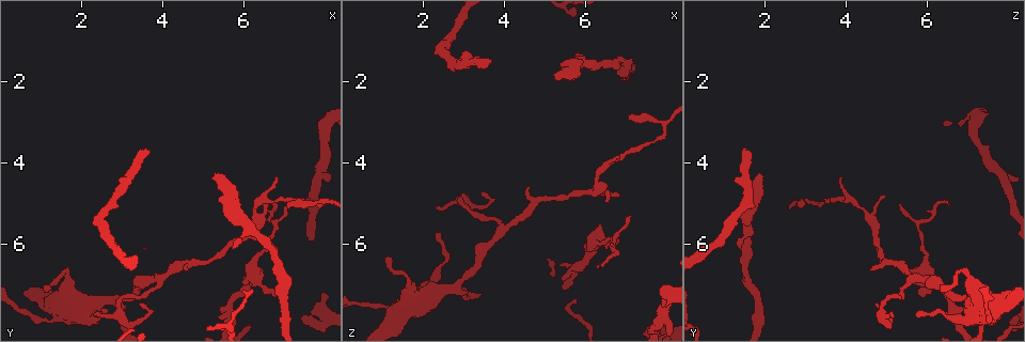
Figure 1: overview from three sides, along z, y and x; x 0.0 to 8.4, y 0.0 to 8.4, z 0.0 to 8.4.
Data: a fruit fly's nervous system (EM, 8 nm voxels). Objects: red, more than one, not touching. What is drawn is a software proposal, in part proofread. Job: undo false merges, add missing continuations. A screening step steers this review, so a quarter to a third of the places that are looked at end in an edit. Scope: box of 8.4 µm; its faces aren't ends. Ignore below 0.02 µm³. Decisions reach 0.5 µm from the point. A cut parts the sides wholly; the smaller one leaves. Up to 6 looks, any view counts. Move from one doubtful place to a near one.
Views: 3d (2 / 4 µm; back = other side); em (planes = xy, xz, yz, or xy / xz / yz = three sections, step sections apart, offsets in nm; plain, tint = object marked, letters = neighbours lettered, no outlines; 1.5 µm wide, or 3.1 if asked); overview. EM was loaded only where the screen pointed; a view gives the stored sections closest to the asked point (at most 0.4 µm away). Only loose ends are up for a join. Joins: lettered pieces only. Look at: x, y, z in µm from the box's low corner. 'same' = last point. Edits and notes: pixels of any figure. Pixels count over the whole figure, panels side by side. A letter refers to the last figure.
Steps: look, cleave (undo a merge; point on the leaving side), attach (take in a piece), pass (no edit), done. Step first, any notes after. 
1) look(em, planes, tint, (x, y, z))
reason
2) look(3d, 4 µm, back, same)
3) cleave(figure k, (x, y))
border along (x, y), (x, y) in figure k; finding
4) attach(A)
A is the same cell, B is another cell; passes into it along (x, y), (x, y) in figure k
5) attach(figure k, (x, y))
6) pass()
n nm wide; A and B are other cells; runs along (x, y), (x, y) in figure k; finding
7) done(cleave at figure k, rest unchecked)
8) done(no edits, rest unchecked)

look(em, planes, plain, (5.30, 4.40, 2.00))
an open end

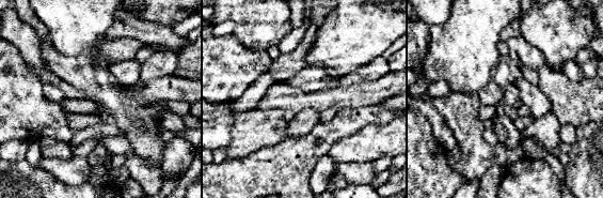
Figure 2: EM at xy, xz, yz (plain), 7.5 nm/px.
look(em, planes, letters, same)

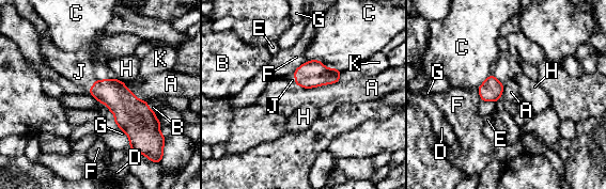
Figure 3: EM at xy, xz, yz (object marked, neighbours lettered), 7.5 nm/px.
attach(J)
170 nm wide; A touches over 300 nm; J is the same cell, A, B, C, D, E, F, G, H and K are other cells; the neuron continues

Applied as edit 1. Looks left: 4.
look(overview)
see it whole again

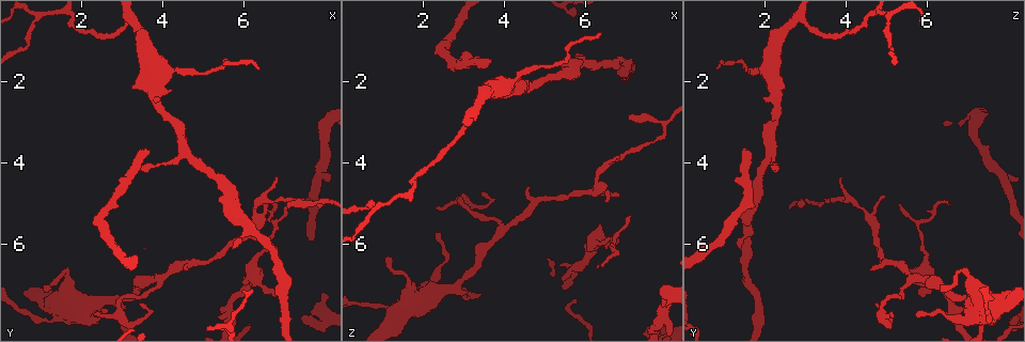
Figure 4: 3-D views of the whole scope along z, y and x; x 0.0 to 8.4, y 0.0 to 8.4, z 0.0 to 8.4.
look(em, yz, step 8, tint, (3.85, 2.05, 2.15))

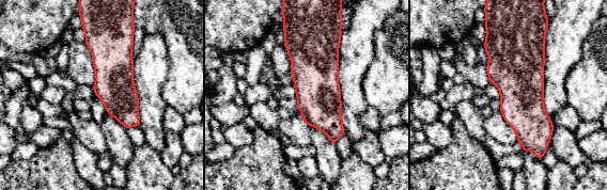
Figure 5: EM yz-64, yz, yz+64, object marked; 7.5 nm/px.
look(em, planes, letters, same)

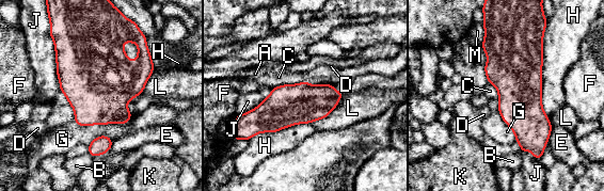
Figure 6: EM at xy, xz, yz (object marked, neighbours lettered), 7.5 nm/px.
pass()
A, B, C, D, E, F, G, H, J, K, L and M are other cells; border along (307, 81), (280, 84), (272, 89) in figure 6; continuous, no second neuron

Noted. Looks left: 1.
done(attach at figure 3, rest unchecked)

